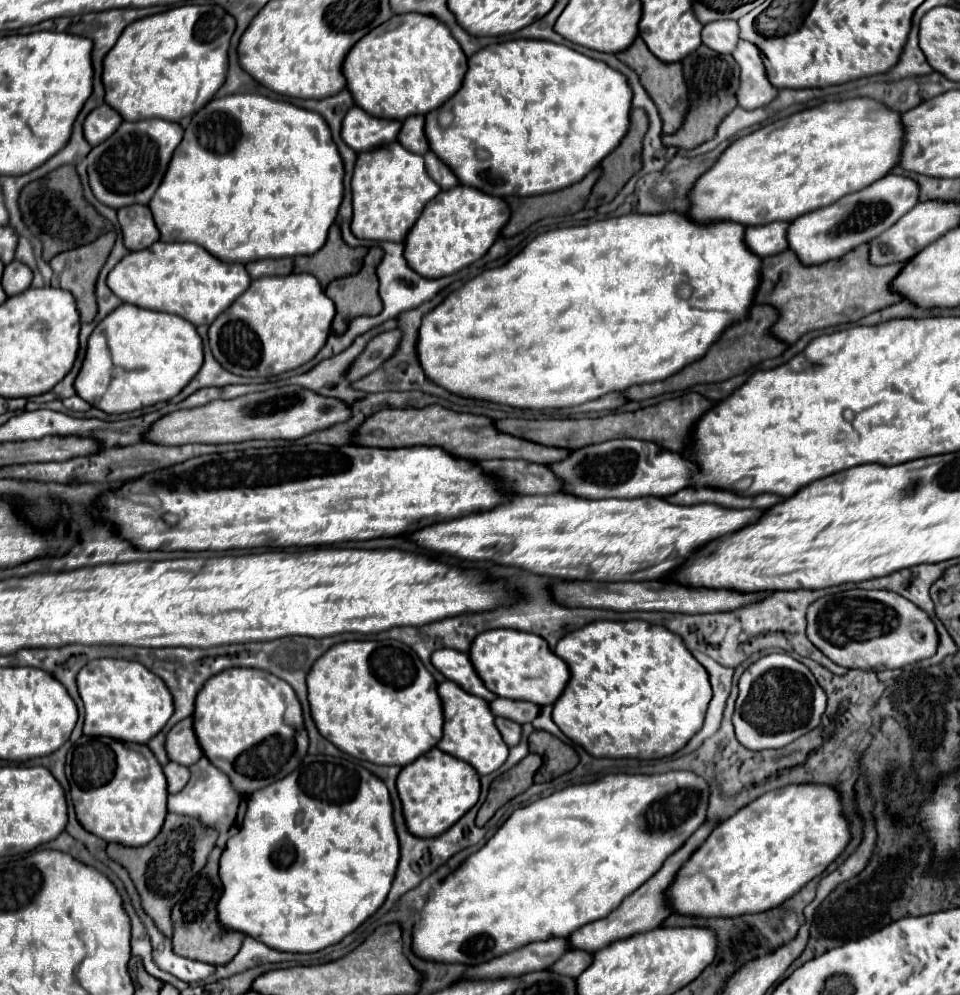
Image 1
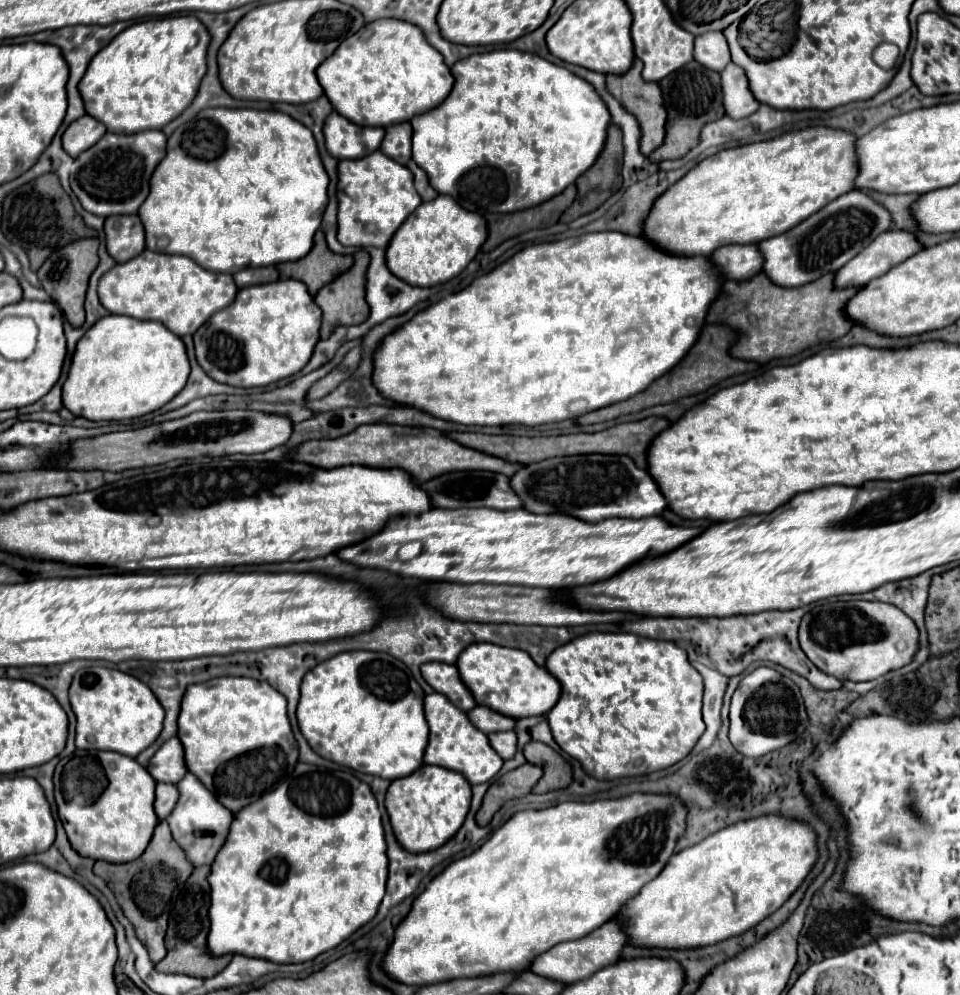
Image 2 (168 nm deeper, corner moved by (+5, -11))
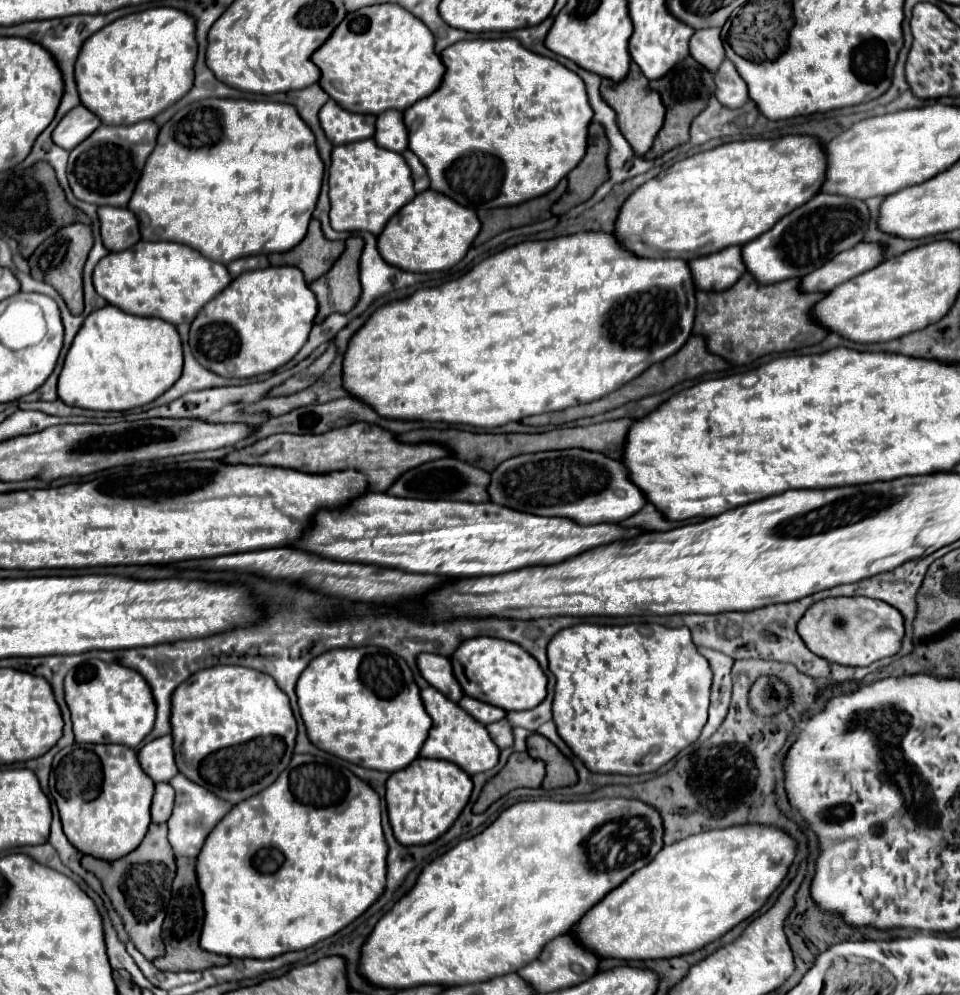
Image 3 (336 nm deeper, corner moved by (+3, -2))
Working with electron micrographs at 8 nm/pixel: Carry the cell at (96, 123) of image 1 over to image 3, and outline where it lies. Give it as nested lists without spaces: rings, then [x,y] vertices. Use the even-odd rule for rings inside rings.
[[[76,106],[72,112],[68,112],[60,124],[54,128],[52,132],[52,140],[62,146],[64,150],[72,150],[76,148],[80,142],[84,142],[98,126],[100,126],[100,118],[90,112],[84,106]]]

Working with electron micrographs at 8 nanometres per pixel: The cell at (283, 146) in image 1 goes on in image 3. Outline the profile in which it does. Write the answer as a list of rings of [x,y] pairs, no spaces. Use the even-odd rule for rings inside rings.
[[[208,98],[182,108],[160,128],[158,144],[148,156],[128,208],[140,220],[142,240],[188,244],[206,258],[228,264],[240,256],[286,252],[300,244],[318,202],[322,178],[324,162],[316,150],[316,138],[294,106]]]

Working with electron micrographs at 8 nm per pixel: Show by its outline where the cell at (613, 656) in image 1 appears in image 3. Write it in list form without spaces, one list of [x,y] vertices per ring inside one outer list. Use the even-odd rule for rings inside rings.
[[[576,624],[568,630],[560,630],[556,638],[548,644],[548,662],[550,672],[556,676],[556,694],[554,694],[554,722],[558,728],[560,738],[572,748],[572,752],[588,766],[592,772],[602,774],[646,774],[654,772],[660,766],[664,766],[668,760],[672,760],[680,750],[696,742],[700,736],[706,718],[708,718],[708,702],[710,702],[710,684],[712,684],[712,670],[704,656],[698,654],[696,646],[692,644],[690,630],[688,628],[666,628],[660,624],[652,624],[648,630],[650,636],[642,634],[638,626],[626,624],[626,626],[596,626],[596,624]]]

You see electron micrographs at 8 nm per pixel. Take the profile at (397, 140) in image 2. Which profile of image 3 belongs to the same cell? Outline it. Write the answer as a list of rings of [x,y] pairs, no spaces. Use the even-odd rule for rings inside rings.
[[[386,110],[376,120],[374,140],[378,146],[388,148],[392,152],[404,152],[408,148],[408,130],[402,120],[402,112]]]

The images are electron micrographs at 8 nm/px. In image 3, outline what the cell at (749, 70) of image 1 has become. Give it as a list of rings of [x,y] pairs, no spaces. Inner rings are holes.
[[[730,60],[722,62],[722,66],[714,74],[714,82],[716,82],[716,98],[720,100],[722,106],[740,108],[750,100],[746,82],[740,78],[736,66]]]

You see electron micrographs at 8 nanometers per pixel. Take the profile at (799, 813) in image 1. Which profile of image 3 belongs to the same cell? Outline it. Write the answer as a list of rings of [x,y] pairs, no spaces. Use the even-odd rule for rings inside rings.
[[[754,822],[684,838],[676,844],[664,846],[664,850],[660,850],[648,866],[640,868],[632,874],[632,878],[628,878],[628,882],[612,890],[612,894],[608,894],[596,910],[590,910],[588,918],[584,918],[584,922],[580,922],[580,926],[572,932],[602,958],[644,960],[694,952],[758,912],[786,878],[788,868],[796,858],[796,850],[798,842],[782,828]]]

